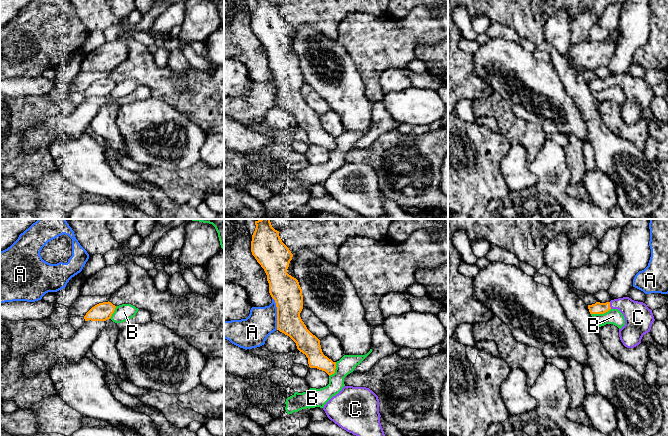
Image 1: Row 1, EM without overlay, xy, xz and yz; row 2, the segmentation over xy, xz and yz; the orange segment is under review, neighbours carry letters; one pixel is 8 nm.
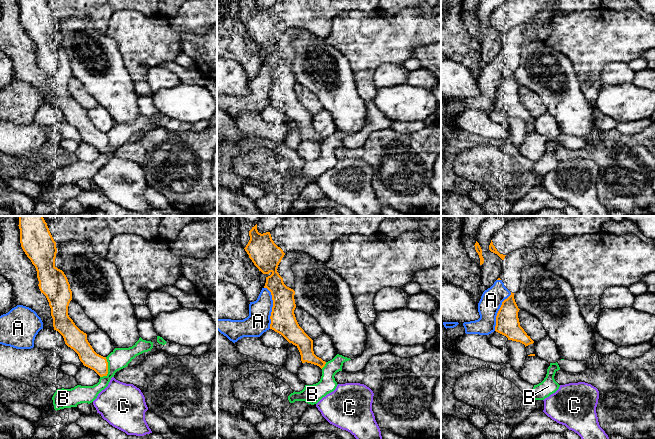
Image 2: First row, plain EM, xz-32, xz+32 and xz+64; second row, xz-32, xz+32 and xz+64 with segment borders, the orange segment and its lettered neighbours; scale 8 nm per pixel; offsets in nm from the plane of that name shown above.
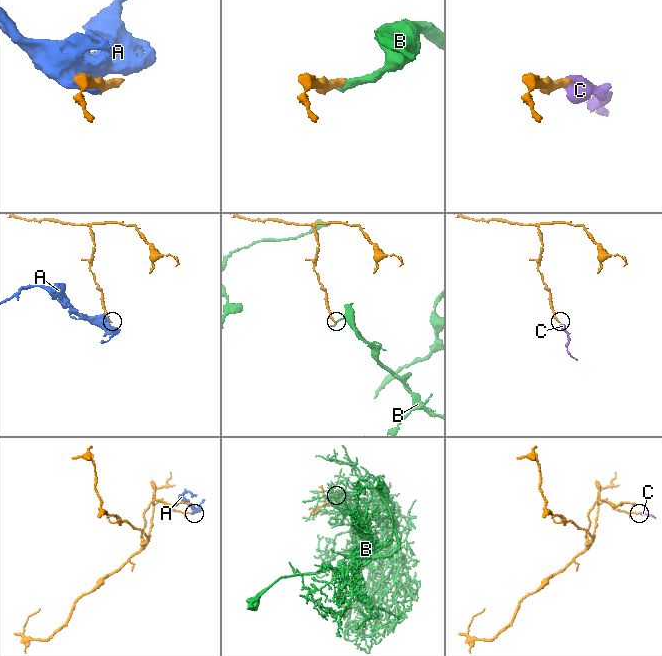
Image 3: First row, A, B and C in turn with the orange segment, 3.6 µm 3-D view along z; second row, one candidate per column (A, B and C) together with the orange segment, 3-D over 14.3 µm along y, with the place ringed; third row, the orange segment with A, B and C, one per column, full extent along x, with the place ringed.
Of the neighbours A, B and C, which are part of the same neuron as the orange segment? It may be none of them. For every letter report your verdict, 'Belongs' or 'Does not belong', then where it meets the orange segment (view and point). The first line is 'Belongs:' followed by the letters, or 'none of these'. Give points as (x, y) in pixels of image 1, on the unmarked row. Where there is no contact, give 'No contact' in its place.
Belongs: C
A: Does not belong. Touches orange at xz (277, 89)
B: Does not belong. Touches orange at yz (600, 89)
C: Belongs. Touches orange at yz (609, 81)

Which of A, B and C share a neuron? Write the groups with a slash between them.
A / B / C

